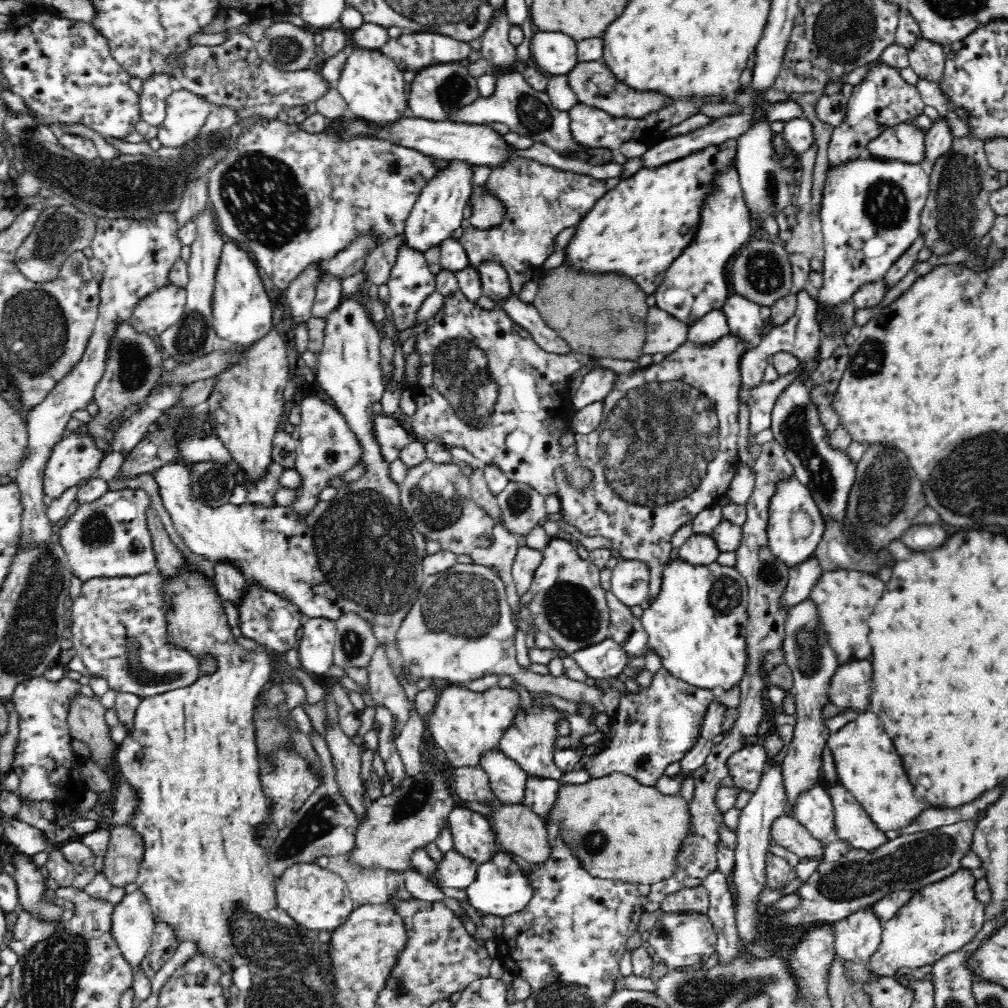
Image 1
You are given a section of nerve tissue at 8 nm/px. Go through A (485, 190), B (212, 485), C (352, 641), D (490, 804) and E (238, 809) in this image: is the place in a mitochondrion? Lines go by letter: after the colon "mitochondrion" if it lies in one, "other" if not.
A: other
B: mitochondrion
C: mitochondrion
D: other
E: other

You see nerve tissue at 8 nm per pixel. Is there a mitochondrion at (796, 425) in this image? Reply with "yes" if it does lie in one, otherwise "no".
yes

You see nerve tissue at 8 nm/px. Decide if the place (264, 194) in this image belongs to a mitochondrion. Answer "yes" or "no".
yes

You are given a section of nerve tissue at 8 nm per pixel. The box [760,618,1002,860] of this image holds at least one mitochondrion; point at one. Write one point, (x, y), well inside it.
(807, 638)

